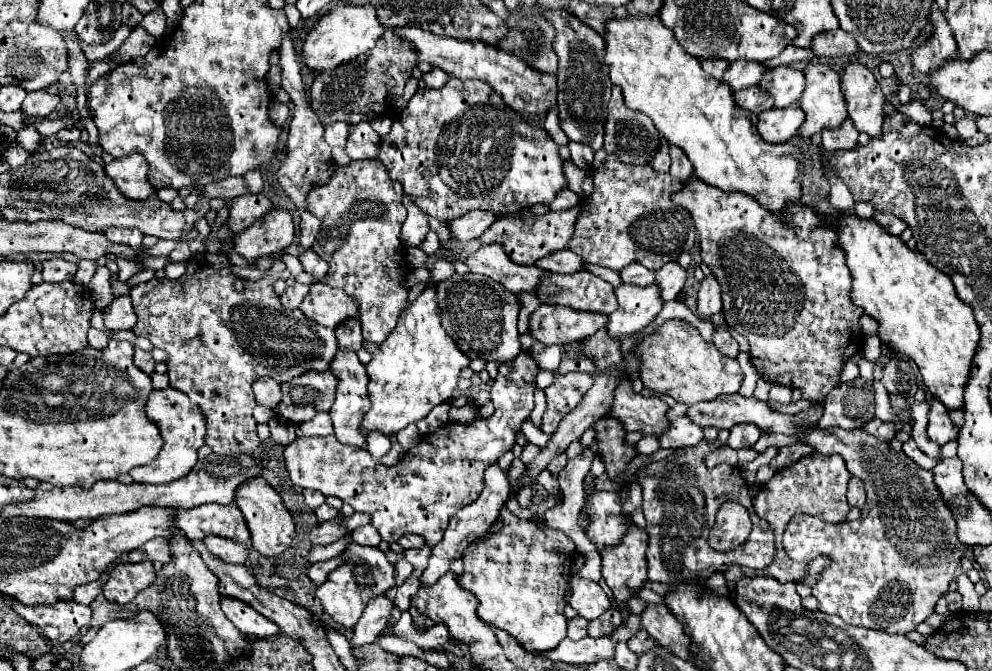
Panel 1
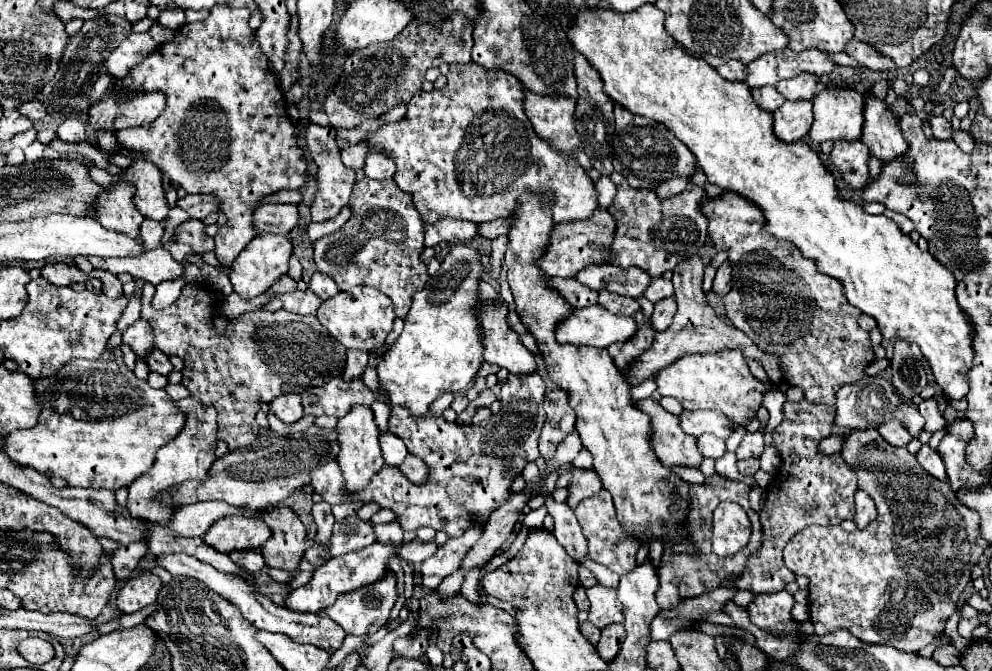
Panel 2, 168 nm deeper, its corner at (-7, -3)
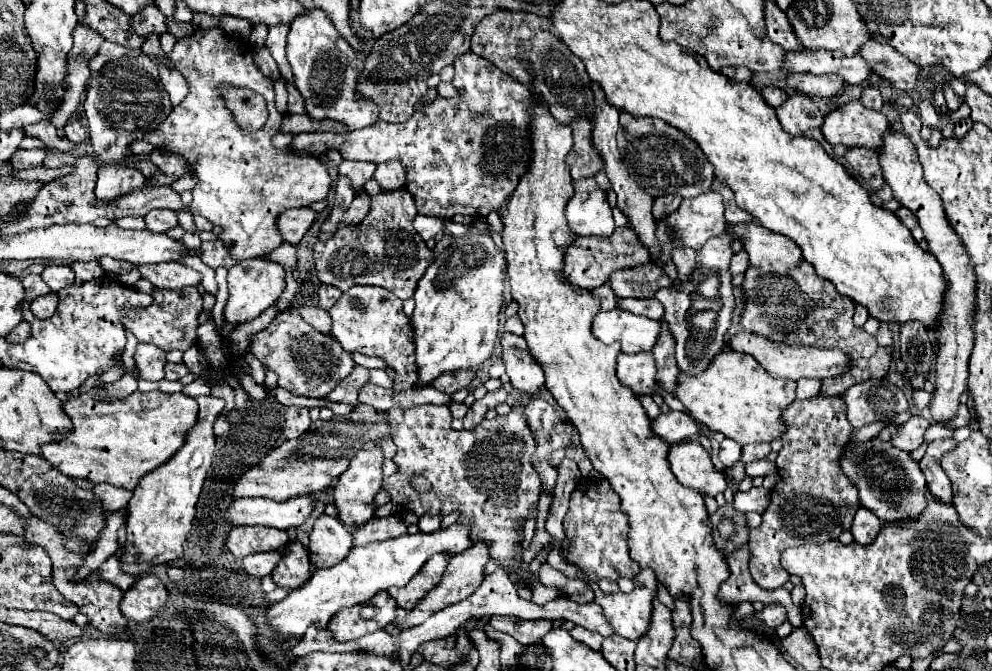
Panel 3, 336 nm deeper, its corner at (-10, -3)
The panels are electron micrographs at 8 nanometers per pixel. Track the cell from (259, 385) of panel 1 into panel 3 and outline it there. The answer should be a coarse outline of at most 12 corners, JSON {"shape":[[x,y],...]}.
{"shape":[[285,408],[285,438],[295,440],[309,428],[309,408]]}

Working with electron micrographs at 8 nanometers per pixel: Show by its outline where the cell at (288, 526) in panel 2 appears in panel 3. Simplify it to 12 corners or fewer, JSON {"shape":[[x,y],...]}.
{"shape":[[295,540],[271,572],[277,586],[299,588],[311,576],[307,548]]}

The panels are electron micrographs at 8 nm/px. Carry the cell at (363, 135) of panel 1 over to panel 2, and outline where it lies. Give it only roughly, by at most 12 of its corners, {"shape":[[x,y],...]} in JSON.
{"shape":[[368,154],[364,172],[372,180],[394,176],[396,164]]}

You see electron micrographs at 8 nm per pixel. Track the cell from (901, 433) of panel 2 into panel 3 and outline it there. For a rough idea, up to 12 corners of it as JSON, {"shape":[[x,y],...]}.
{"shape":[[911,416],[891,438],[901,450],[915,450],[923,444],[929,422]]}

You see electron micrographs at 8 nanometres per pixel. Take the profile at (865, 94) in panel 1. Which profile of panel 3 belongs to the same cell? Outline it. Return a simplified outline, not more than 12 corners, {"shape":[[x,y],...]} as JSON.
{"shape":[[891,130],[879,164],[947,278],[931,416],[967,390],[975,274],[927,186],[913,142]]}

